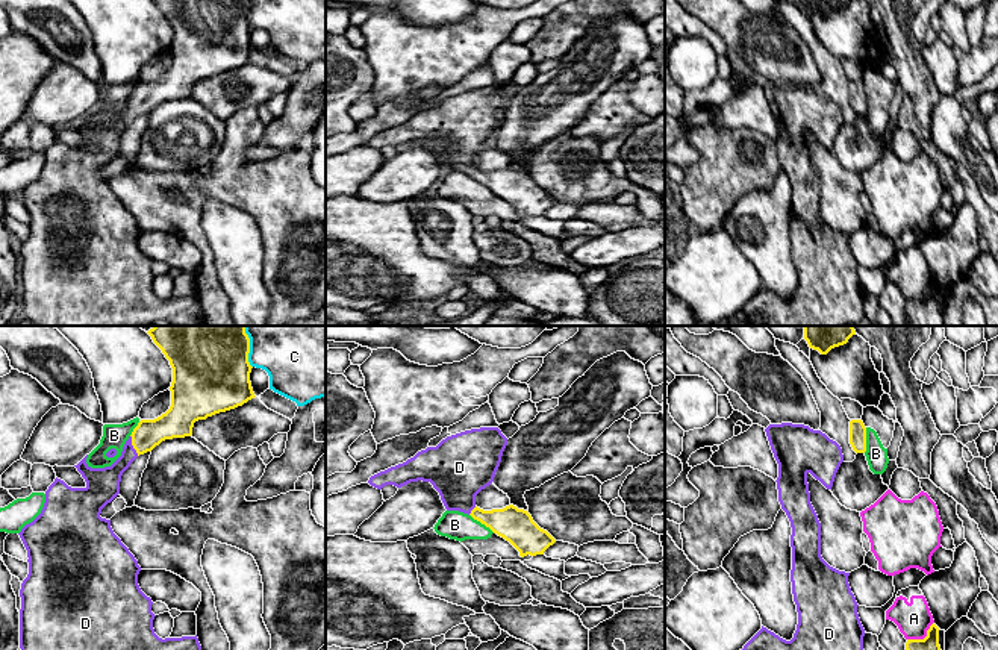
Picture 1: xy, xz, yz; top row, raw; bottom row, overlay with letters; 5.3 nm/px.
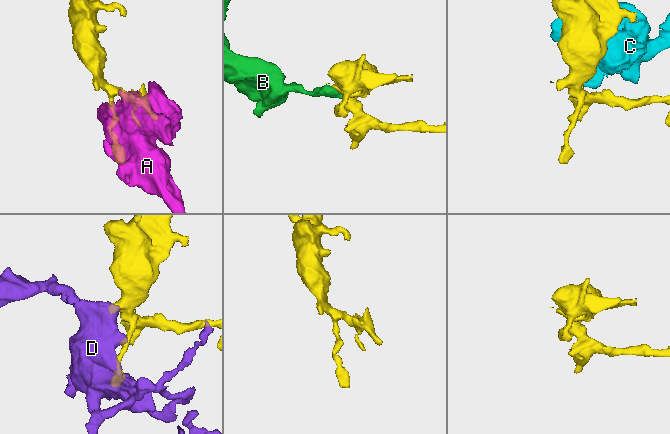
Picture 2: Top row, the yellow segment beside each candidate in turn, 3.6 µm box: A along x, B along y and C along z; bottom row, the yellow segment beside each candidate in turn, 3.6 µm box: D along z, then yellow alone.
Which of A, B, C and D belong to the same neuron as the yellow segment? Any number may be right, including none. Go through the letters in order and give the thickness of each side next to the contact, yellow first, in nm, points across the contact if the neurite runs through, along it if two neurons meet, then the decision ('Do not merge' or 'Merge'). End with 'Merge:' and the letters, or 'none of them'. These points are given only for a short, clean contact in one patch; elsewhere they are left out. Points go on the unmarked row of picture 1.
A: Thickness 180 nm (yellow) against 180 nm. Do not merge
B: Thickness 100 nm (yellow) against 110 nm. Boundary: yz (867, 88), (867, 109), (863, 112). Do not merge
C: Thickness 400 nm (yellow) against 280 nm. Do not merge
D: Thickness 150 nm (yellow) against 160 nm. Path across: xy (149, 94), (132, 105), (126, 120), (105, 143). Merge
Merge: D

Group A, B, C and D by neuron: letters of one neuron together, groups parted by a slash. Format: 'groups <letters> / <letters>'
groups A / B / C / D

